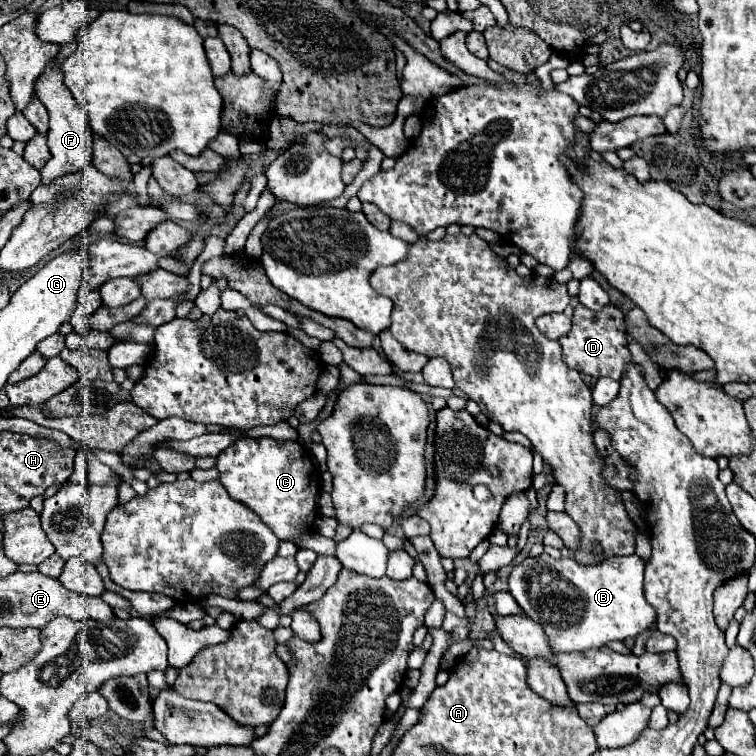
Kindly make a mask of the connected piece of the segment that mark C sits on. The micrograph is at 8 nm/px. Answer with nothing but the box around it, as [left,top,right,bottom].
[216,438,320,544]

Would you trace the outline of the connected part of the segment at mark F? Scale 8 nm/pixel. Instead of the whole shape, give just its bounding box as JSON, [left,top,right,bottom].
[34,60,94,184]

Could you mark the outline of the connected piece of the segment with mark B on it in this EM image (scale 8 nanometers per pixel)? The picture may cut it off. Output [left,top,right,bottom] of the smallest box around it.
[508,554,656,652]

